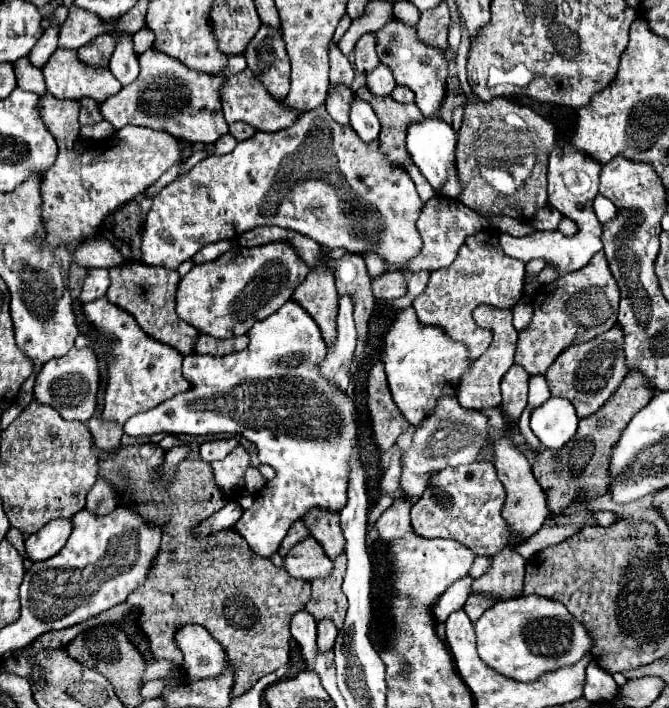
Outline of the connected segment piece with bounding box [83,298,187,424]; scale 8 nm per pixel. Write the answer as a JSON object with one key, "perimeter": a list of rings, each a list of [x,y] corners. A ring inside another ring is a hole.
{"perimeter":[[[107,298],[93,300],[83,306],[87,320],[109,340],[107,364],[107,392],[105,392],[105,408],[103,418],[125,424],[133,414],[155,408],[157,404],[173,398],[175,394],[187,390],[187,380],[181,374],[183,354],[175,348],[147,336],[137,320],[123,308],[111,304]]]}

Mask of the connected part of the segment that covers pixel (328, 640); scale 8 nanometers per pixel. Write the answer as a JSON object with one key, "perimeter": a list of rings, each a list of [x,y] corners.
{"perimeter":[[[327,620],[319,622],[317,624],[317,648],[319,648],[319,652],[333,650],[335,636],[337,636],[337,628],[331,622],[327,622]]]}

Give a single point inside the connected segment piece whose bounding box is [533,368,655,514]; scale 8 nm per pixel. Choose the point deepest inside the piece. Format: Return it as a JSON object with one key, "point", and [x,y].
{"point":[584,464]}

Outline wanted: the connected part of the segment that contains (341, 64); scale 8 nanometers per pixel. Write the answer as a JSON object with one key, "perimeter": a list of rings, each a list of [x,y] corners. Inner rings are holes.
{"perimeter":[[[331,44],[329,48],[329,60],[331,60],[331,86],[339,86],[339,84],[351,86],[355,72],[349,60],[341,54],[341,50],[335,44]]]}

